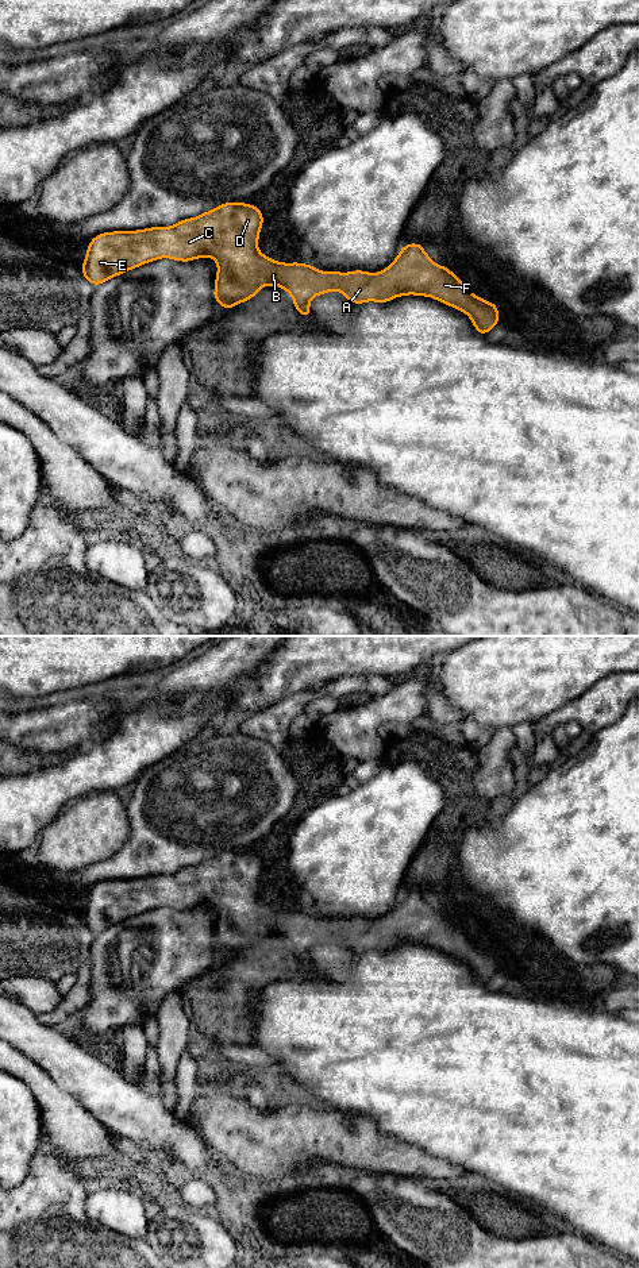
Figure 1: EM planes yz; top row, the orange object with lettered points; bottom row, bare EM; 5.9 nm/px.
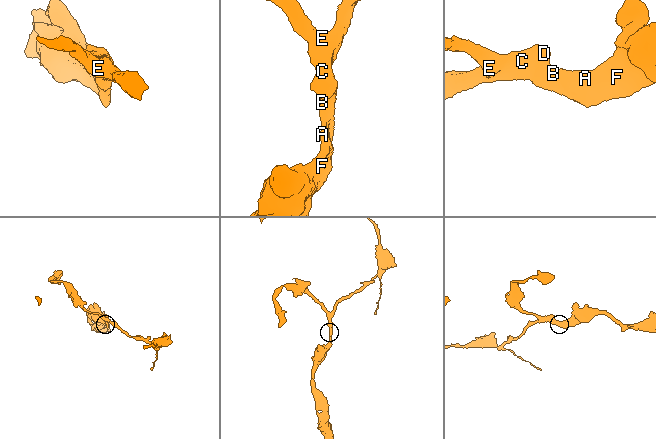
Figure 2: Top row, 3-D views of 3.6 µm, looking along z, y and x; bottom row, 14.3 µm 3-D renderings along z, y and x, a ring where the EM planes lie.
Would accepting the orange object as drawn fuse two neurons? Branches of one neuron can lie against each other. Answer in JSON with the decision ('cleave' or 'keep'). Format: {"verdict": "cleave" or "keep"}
{"verdict": "keep"}

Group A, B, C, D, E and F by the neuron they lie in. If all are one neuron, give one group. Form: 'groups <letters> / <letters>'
groups A B C D E F

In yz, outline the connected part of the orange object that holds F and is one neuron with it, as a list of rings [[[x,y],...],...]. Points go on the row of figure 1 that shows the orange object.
[[[223,203],[197,217],[182,219],[170,227],[103,232],[89,242],[81,267],[82,275],[93,286],[97,286],[131,269],[161,258],[189,262],[209,257],[218,263],[213,300],[224,309],[231,309],[236,304],[255,297],[258,290],[266,285],[274,285],[285,289],[292,296],[293,304],[303,317],[312,315],[309,301],[315,296],[339,290],[353,304],[367,301],[385,304],[399,296],[408,294],[431,297],[466,313],[481,335],[486,335],[500,323],[496,302],[488,302],[474,296],[451,270],[443,265],[435,265],[419,243],[403,246],[396,259],[378,273],[366,273],[365,270],[326,273],[312,265],[277,262],[261,254],[258,238],[262,226],[263,216],[258,207],[246,203]]]

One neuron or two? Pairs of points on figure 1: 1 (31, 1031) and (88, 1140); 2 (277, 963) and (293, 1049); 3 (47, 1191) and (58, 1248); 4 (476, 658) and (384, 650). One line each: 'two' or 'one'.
1: two
2: two
3: one
4: two

